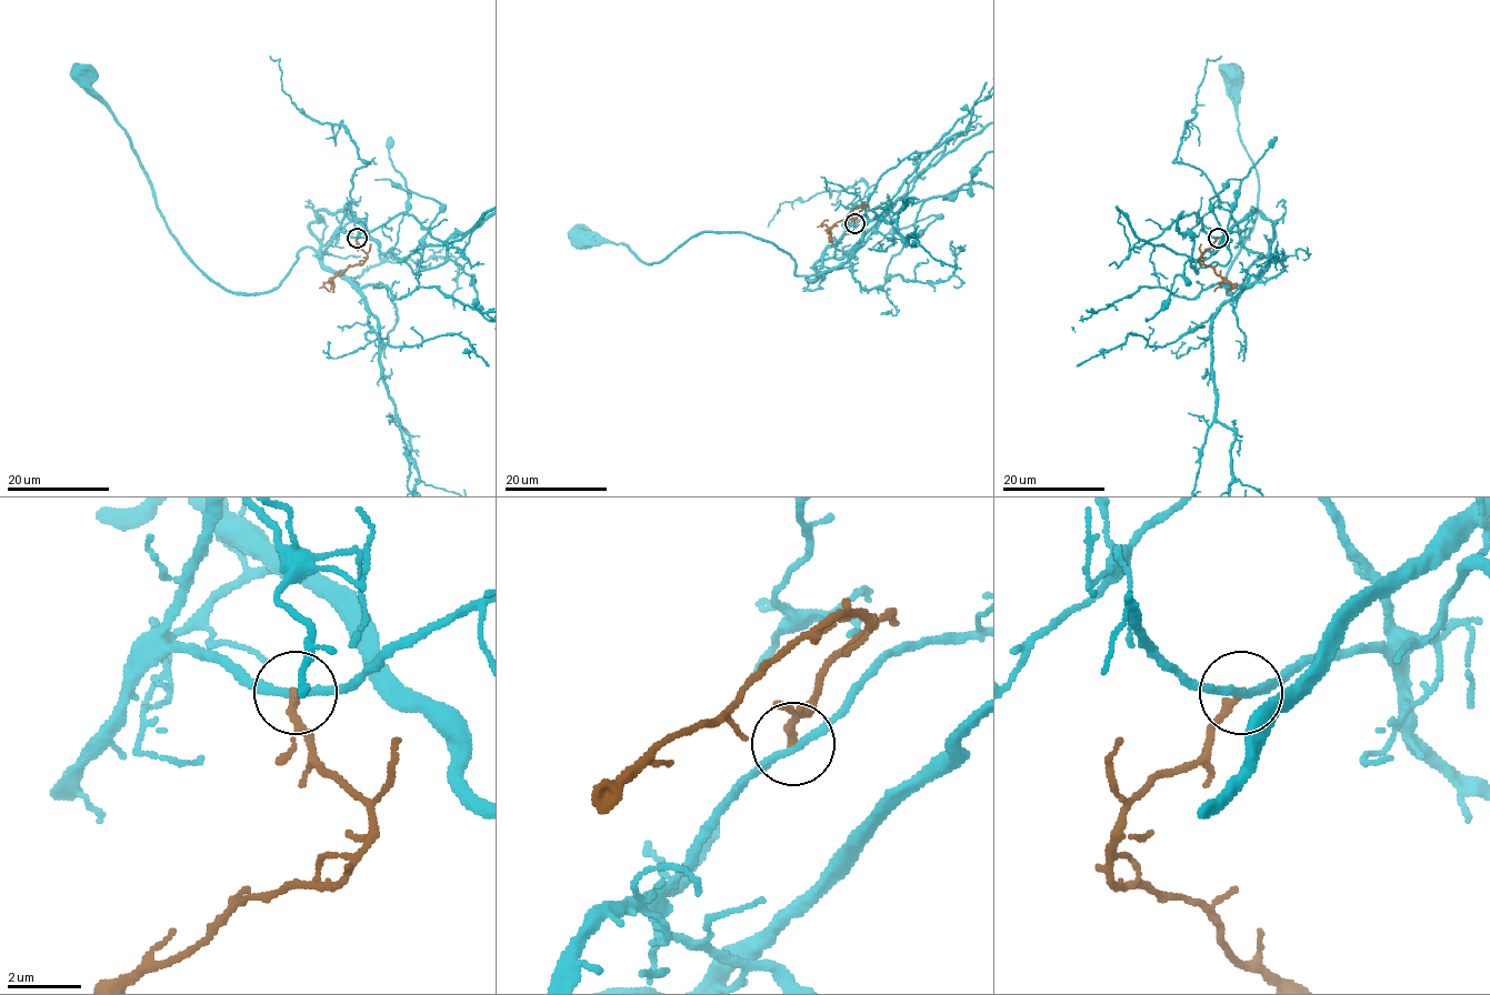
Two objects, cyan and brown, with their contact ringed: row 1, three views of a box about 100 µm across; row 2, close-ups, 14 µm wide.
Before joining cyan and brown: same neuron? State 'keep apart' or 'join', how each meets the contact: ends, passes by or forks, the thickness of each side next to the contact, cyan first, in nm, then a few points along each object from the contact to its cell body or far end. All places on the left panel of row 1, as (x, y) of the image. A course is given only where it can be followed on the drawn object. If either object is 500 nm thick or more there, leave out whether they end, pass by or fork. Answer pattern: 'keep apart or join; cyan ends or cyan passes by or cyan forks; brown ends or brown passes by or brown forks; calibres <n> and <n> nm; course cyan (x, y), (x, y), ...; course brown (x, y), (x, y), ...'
keep apart; cyan passes by; brown ends; calibres 200 and 220 nm; course cyan (357, 238), (340, 232), (322, 254), (303, 247), (262, 293), (222, 289), (170, 230), (128, 133), (83, 76); course brown (357, 238), (366, 259), (323, 285), (330, 292)

